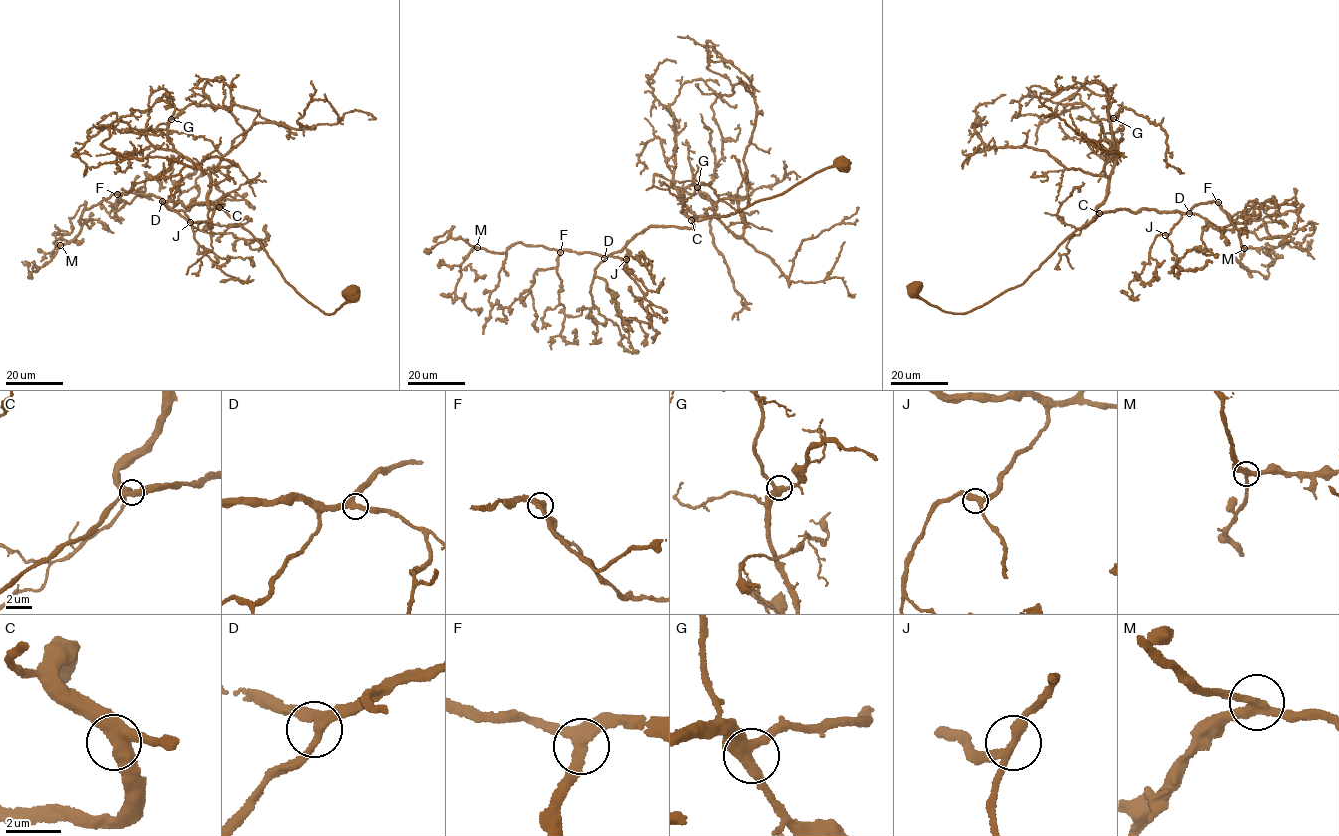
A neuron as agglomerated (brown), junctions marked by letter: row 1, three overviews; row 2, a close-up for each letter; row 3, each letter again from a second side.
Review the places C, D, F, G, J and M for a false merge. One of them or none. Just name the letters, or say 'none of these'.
none of these

